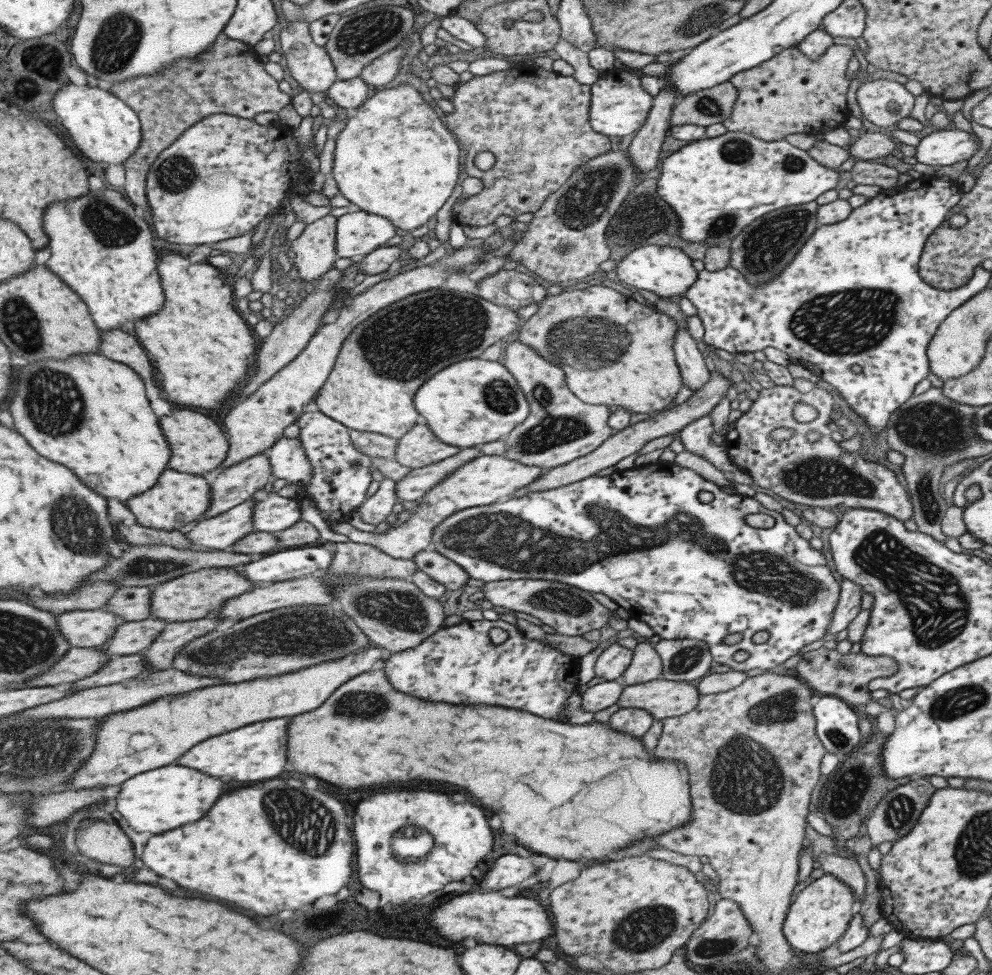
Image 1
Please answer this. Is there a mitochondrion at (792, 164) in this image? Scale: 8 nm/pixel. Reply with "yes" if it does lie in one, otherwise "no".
yes

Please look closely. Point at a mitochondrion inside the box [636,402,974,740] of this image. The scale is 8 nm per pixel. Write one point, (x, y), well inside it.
(938, 607)

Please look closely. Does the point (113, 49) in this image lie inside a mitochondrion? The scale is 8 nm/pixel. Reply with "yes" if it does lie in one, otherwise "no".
yes

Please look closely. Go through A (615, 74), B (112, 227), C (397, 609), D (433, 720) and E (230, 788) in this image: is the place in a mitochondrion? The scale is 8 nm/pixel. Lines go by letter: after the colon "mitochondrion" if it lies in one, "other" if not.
A: other
B: mitochondrion
C: mitochondrion
D: other
E: other

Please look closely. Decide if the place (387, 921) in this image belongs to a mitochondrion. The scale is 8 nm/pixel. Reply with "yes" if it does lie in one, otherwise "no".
no

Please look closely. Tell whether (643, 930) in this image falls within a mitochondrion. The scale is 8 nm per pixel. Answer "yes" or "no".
yes

